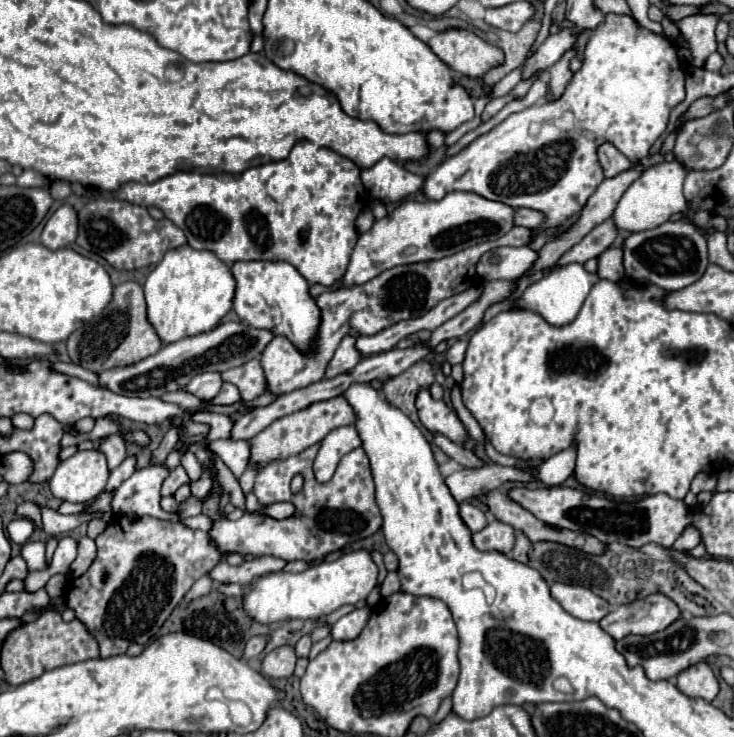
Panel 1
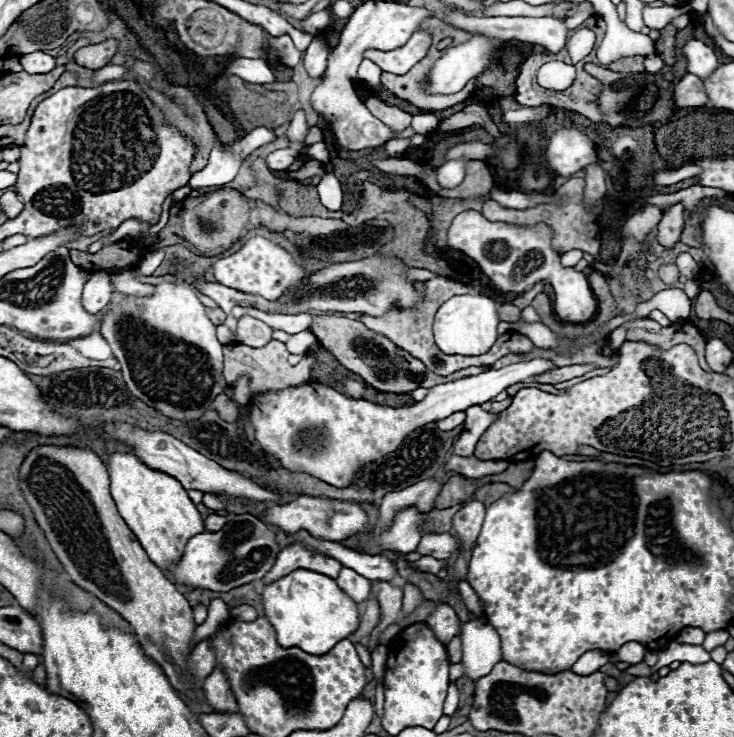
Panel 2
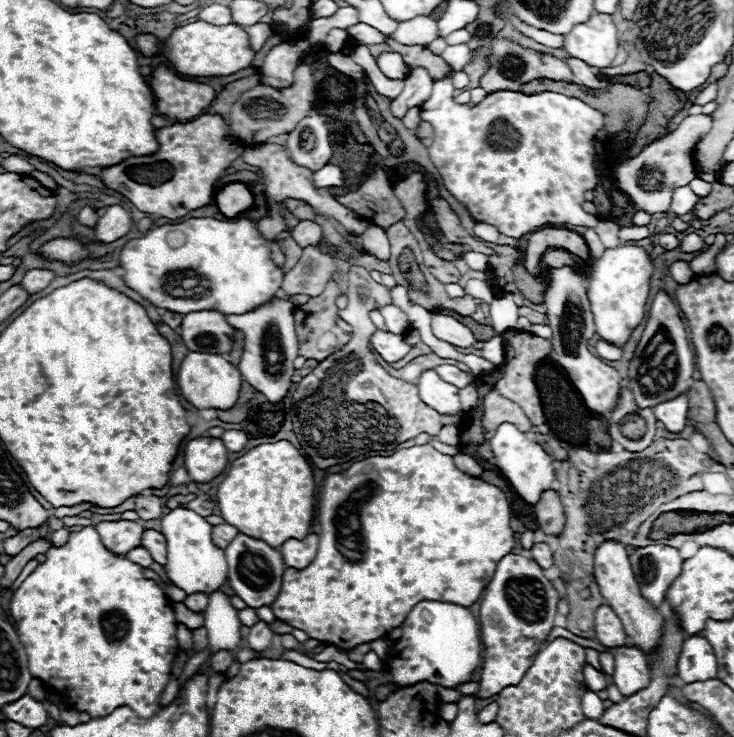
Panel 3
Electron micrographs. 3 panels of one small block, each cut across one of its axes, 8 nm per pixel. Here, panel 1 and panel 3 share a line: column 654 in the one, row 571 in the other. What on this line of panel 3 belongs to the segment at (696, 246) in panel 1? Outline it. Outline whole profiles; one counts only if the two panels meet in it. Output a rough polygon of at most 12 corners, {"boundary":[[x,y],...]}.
{"boundary":[[238,536],[224,548],[228,584],[246,606],[270,606],[284,556]]}

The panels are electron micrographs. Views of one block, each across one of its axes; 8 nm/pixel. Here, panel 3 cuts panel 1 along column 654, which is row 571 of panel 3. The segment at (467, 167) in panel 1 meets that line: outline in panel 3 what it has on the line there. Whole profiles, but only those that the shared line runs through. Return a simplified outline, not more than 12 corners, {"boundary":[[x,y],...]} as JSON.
{"boundary":[[92,526],[12,594],[28,668],[92,718],[160,710],[172,602]]}

